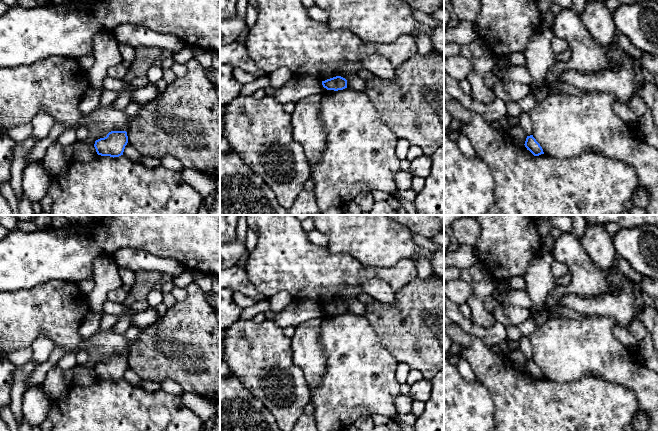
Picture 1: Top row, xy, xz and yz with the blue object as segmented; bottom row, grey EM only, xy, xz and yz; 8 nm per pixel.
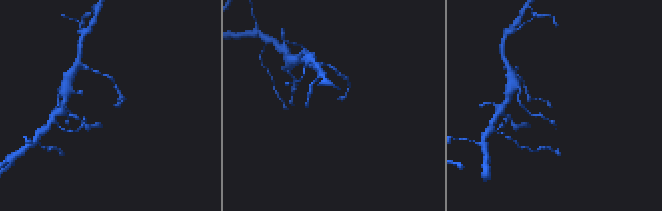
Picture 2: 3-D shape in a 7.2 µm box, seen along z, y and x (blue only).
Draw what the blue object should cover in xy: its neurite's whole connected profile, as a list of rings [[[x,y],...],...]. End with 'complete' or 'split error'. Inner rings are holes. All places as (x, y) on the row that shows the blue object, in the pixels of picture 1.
[[[111,131],[106,137],[96,140],[94,147],[98,155],[114,158],[123,155],[127,143],[126,131]]]; complete

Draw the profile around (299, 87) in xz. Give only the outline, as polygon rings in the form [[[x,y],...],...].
[[[294,76],[276,90],[274,98],[282,104],[298,102],[303,98],[323,92],[322,82],[312,76]]]

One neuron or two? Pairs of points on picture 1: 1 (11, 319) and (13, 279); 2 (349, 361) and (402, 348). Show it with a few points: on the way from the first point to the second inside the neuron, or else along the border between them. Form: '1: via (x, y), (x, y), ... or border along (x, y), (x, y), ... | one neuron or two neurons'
1: border along (35, 286), (29, 289), (10, 291) | two neurons
2: border along (375, 332), (381, 343), (399, 362) | two neurons

